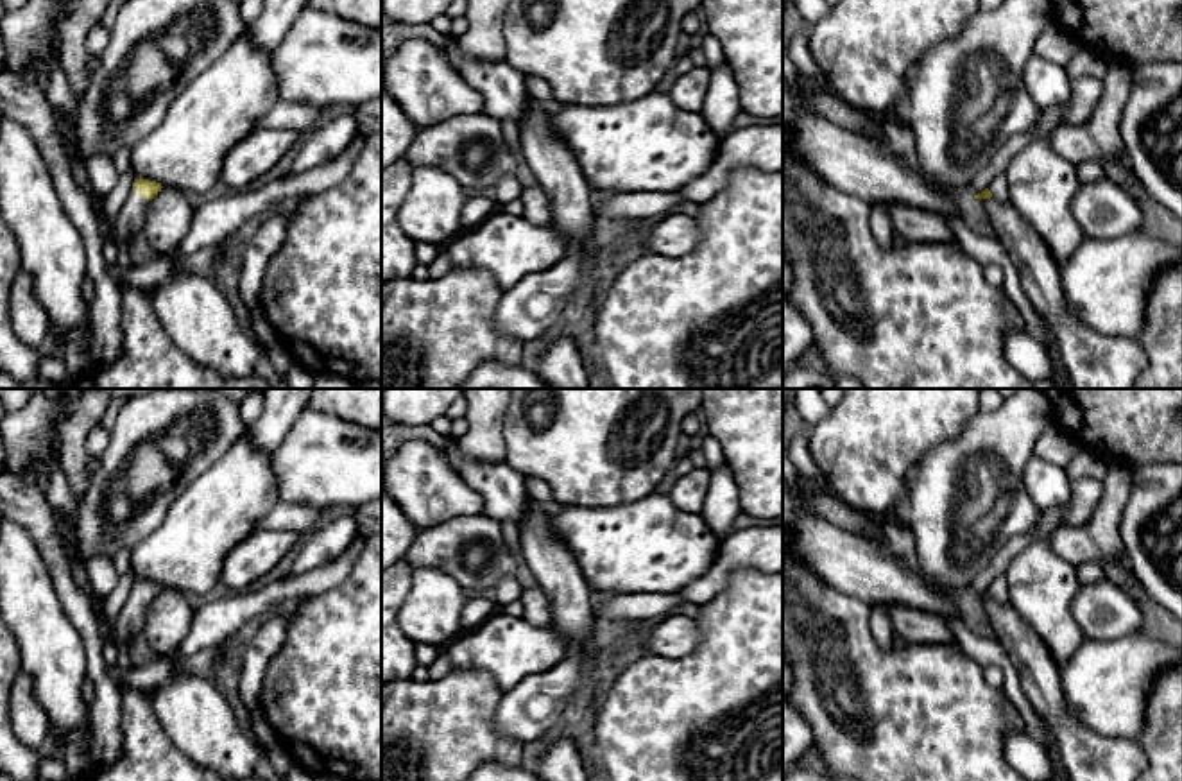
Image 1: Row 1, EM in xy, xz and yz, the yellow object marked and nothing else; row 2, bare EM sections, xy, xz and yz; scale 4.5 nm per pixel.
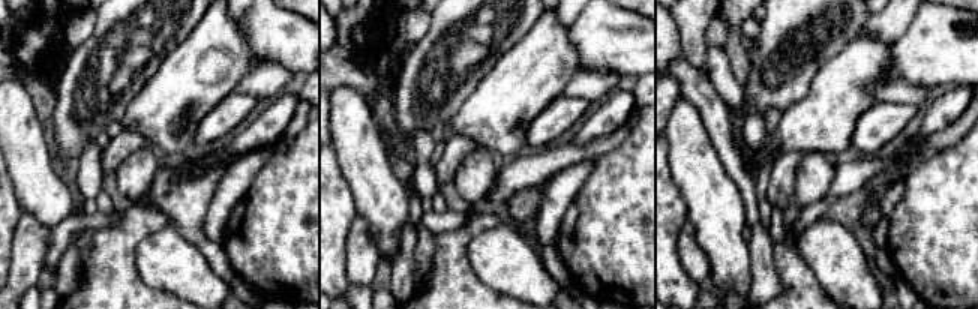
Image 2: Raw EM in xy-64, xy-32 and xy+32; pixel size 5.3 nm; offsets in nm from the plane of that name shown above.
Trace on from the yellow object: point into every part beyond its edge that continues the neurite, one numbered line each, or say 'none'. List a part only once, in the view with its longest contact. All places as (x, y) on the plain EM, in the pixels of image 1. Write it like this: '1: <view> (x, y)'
1: xy (129, 624)

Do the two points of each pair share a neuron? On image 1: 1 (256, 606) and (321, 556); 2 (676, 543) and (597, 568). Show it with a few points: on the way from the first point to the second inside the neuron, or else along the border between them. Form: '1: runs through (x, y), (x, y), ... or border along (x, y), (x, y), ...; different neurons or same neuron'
1: border along (335, 559), (291, 575); different neurons
2: runs through (656, 547), (616, 550); same neuron

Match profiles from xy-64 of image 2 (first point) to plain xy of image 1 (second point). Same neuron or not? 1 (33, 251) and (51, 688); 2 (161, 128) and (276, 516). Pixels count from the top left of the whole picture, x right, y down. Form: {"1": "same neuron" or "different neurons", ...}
{"1": "different neurons", "2": "different neurons"}

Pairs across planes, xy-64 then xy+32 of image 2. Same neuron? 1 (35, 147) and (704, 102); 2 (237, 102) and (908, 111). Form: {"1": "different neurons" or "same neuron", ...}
{"1": "different neurons", "2": "same neuron"}

